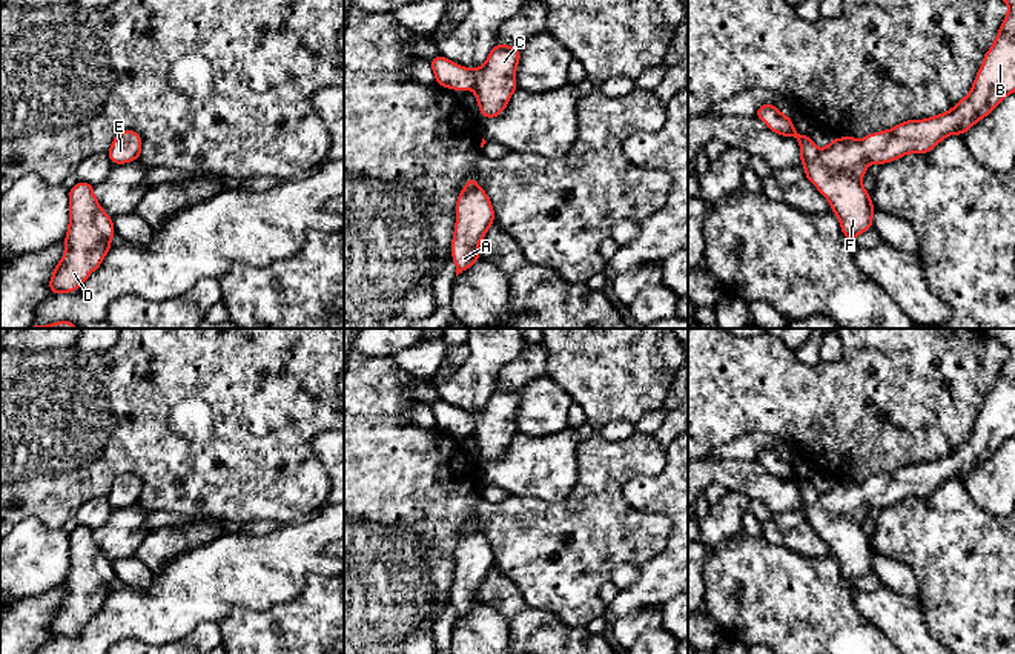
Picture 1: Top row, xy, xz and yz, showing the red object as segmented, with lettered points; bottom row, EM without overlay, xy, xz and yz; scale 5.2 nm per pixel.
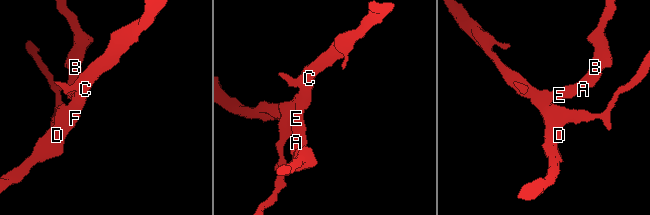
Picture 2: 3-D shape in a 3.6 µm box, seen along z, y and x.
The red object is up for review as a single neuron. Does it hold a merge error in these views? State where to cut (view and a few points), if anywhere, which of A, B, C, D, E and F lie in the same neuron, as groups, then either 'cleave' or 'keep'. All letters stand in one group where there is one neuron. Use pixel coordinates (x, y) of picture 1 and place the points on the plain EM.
no cut | A B C D E F | keep

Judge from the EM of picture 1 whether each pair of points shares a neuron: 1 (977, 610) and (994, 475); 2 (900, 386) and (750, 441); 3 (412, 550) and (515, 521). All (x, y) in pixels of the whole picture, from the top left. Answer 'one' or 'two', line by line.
1: two
2: two
3: one

